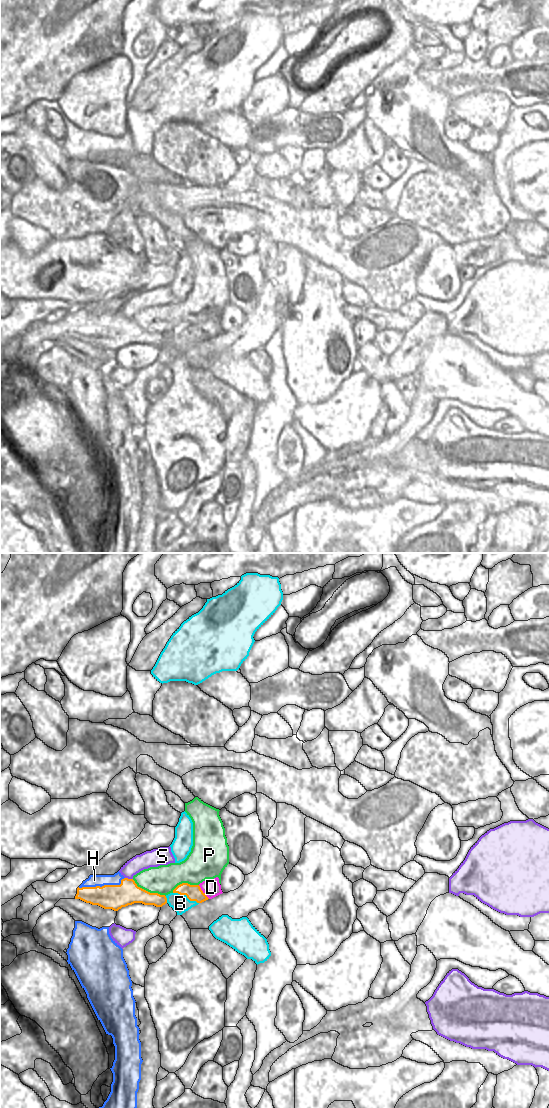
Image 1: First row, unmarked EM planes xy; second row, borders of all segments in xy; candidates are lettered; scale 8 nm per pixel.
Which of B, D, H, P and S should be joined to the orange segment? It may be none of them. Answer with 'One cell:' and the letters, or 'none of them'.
One cell: none of them.

